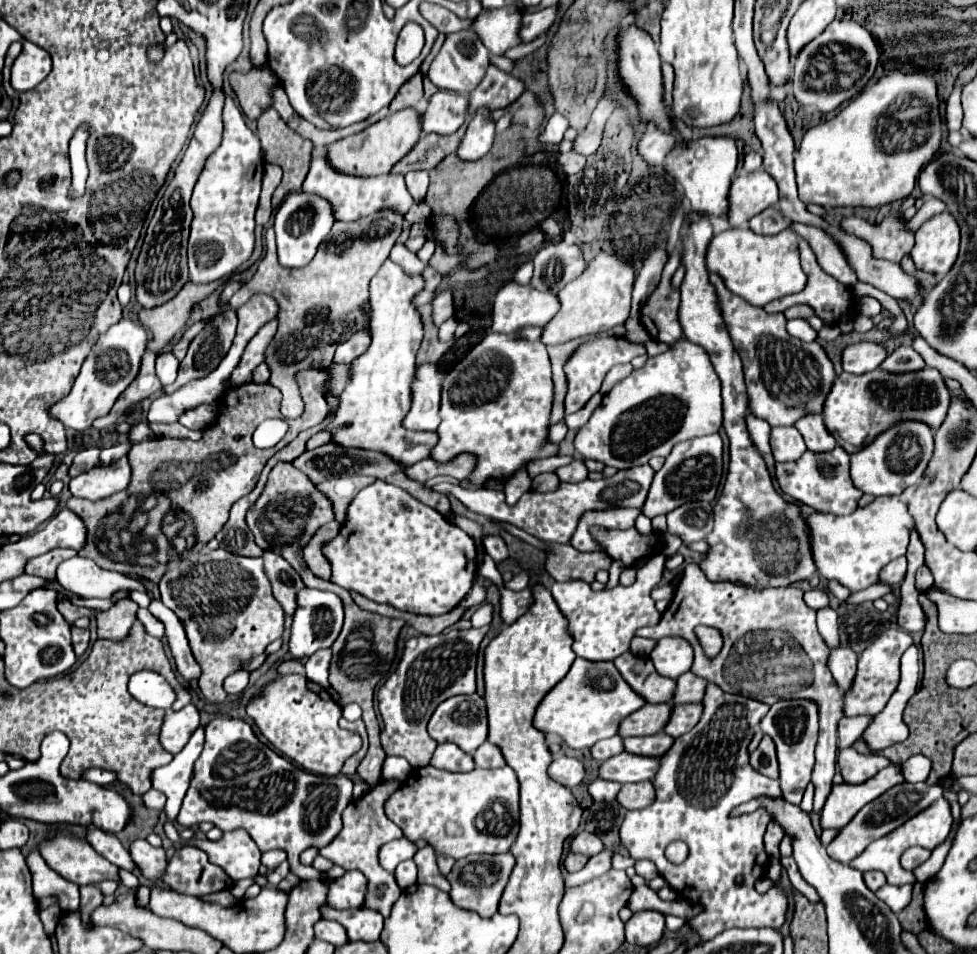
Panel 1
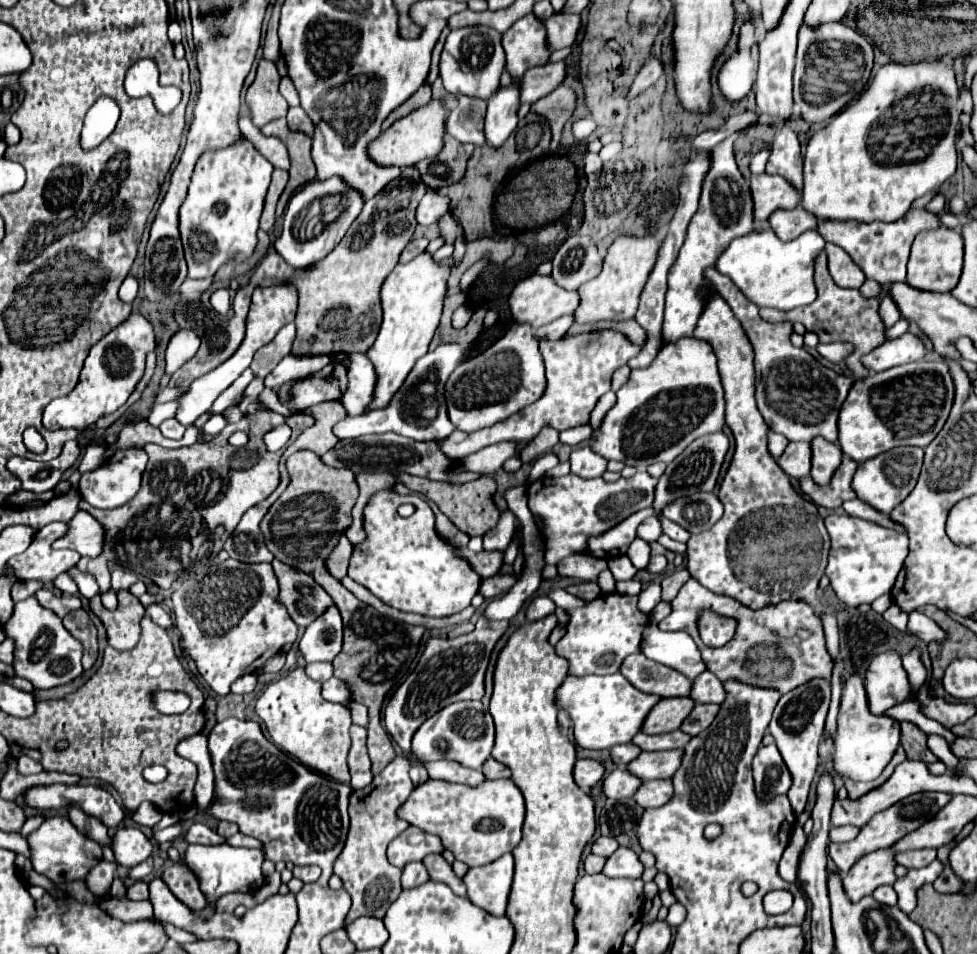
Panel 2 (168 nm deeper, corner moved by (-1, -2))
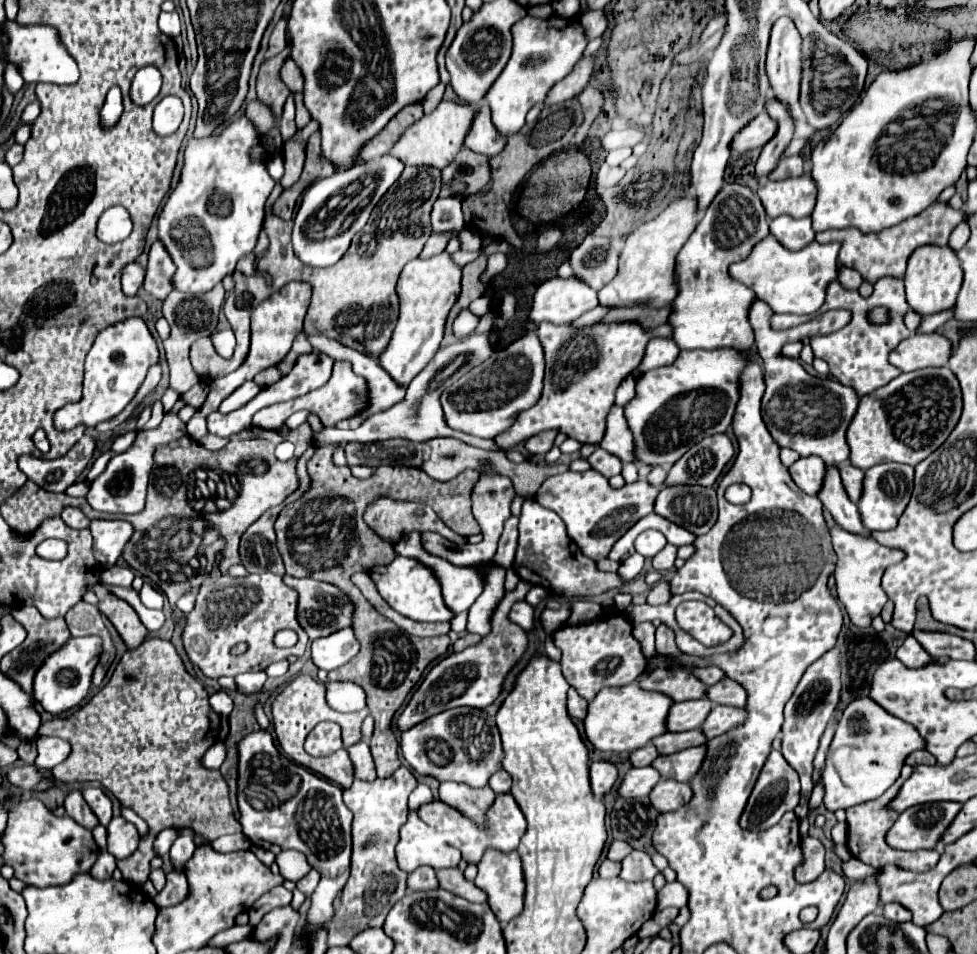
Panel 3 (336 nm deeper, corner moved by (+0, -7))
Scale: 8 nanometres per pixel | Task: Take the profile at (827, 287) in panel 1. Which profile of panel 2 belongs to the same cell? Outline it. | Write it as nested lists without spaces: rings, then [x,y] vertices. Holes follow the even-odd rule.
[[[819,255],[819,259],[815,259],[815,287],[817,287],[817,299],[811,305],[797,307],[797,309],[791,309],[791,311],[761,309],[761,317],[769,323],[779,323],[779,321],[795,323],[795,321],[799,321],[809,331],[815,331],[819,335],[819,339],[825,341],[825,343],[829,343],[829,341],[849,341],[849,343],[853,343],[855,353],[851,357],[847,357],[847,367],[853,373],[857,373],[859,377],[867,375],[869,371],[861,365],[859,359],[885,341],[885,327],[883,327],[883,323],[877,315],[881,297],[865,299],[857,289],[841,289],[839,285],[835,285],[835,281],[831,279],[831,275],[827,271],[827,257],[825,255]]]

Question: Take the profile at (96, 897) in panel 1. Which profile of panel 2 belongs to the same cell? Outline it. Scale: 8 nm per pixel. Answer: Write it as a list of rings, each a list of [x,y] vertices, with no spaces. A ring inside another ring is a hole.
[[[101,861],[99,865],[95,865],[87,877],[85,877],[85,883],[87,887],[91,887],[91,891],[95,891],[95,895],[105,895],[115,879],[115,869],[117,865],[115,863],[109,863],[109,861]]]

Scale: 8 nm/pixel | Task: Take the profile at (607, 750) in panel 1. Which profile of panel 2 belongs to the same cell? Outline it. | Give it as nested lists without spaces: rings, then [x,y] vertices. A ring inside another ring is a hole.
[[[627,743],[627,745],[619,745],[619,747],[611,747],[609,753],[617,767],[625,767],[629,761],[633,761],[641,753],[641,749],[633,743]]]

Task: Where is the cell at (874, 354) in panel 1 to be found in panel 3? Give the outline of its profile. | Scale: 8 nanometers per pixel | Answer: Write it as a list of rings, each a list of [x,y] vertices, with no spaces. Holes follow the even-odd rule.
[[[938,332],[916,334],[902,340],[890,352],[890,362],[902,372],[912,372],[928,366],[946,366],[952,352],[952,342]]]

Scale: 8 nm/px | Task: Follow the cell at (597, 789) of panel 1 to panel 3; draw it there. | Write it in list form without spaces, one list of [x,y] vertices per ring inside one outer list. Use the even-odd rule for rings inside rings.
[[[646,766],[646,768],[632,768],[620,788],[618,788],[618,794],[624,796],[624,798],[642,798],[642,796],[648,796],[654,788],[654,784],[658,784],[662,776],[656,772],[656,768],[652,766]]]

